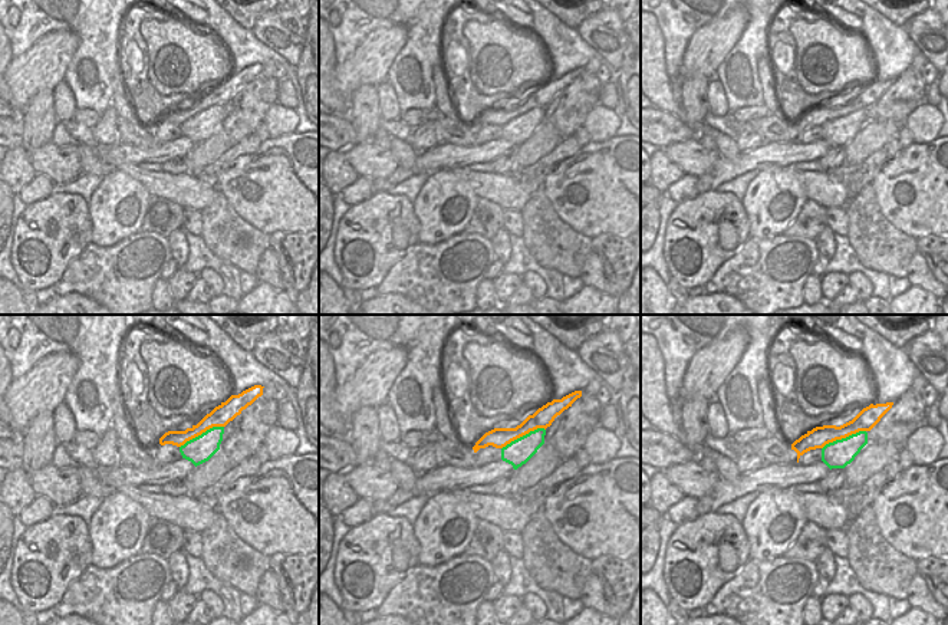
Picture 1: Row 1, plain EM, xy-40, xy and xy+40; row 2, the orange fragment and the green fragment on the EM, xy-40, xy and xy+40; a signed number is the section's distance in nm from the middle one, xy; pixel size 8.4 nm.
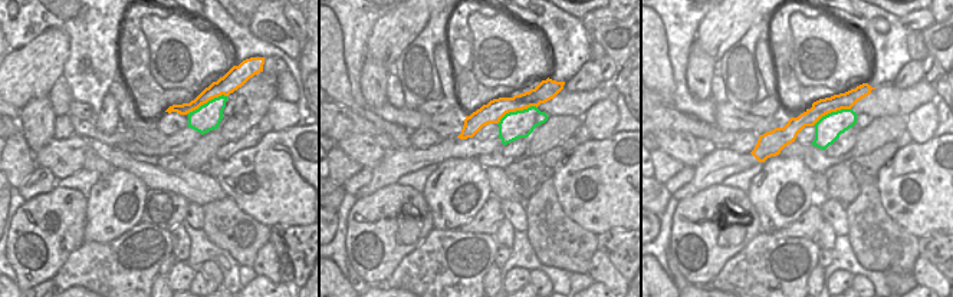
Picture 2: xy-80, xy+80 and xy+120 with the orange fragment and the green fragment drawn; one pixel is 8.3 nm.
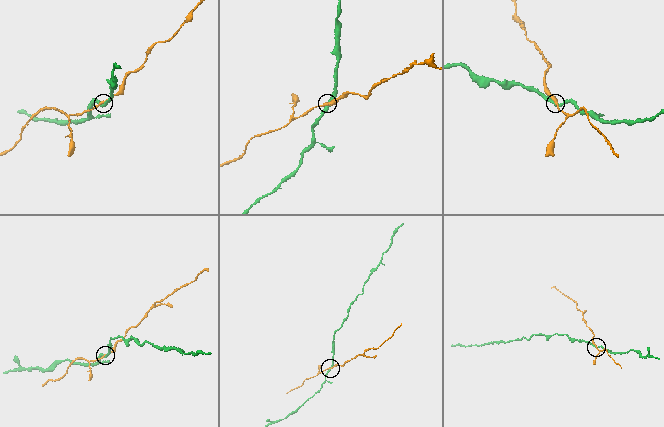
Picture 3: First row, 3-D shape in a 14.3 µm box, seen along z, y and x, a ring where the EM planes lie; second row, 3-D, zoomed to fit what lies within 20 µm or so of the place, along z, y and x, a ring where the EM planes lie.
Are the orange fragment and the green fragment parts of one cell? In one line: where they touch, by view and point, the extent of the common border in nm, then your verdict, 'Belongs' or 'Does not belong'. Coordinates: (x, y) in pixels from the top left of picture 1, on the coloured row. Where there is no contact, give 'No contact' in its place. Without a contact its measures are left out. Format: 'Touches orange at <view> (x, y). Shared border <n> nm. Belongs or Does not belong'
Touches orange at xy-40 (201, 433). Shared border 420 nm. Does not belong.

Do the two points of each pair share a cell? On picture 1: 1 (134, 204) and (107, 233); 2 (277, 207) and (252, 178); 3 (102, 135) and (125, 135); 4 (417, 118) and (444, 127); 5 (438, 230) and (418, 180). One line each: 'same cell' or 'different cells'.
1: same cell
2: same cell
3: different cells
4: different cells
5: different cells

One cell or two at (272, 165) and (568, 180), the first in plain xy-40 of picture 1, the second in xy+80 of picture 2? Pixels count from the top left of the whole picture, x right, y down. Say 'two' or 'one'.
one

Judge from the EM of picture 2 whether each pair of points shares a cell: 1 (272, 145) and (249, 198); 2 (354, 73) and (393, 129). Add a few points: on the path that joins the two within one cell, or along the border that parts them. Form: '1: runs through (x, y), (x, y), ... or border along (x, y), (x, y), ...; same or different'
1: runs through (272, 158), (272, 175), (262, 185); same
2: border along (342, 49), (350, 93), (365, 109); different

